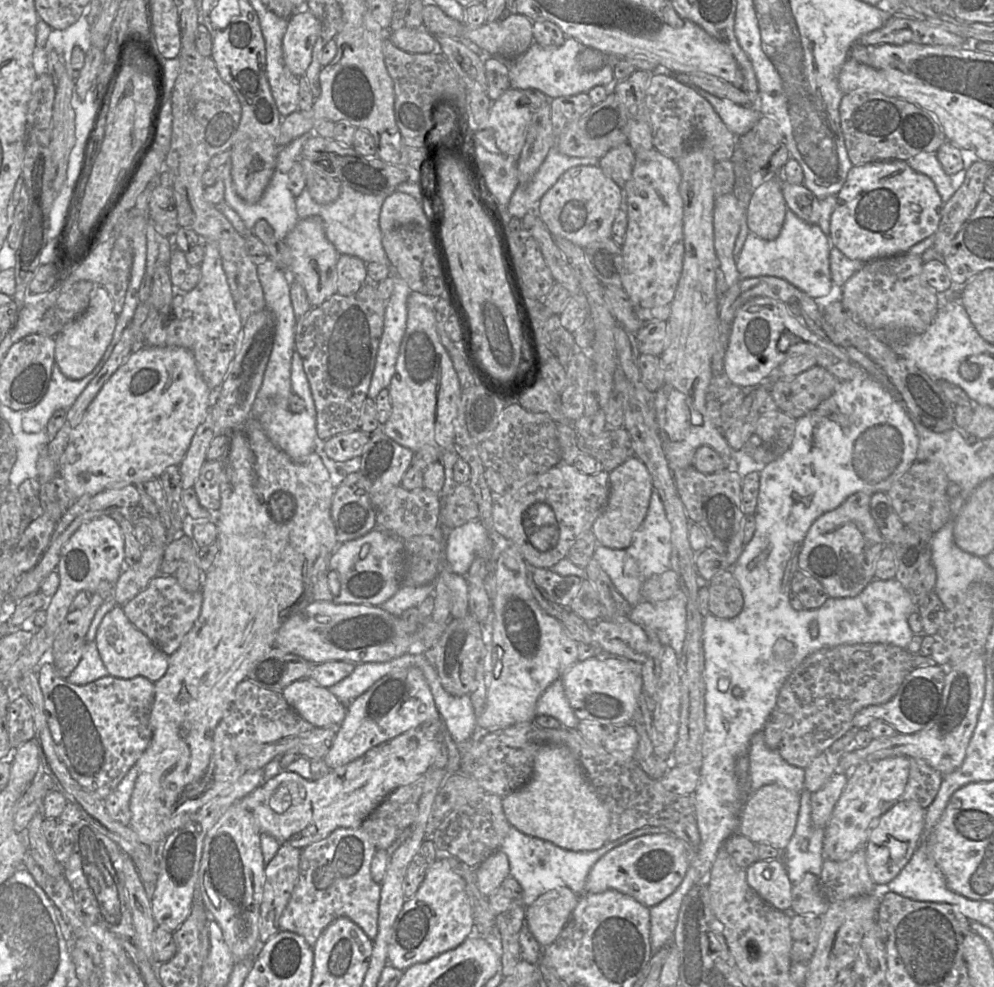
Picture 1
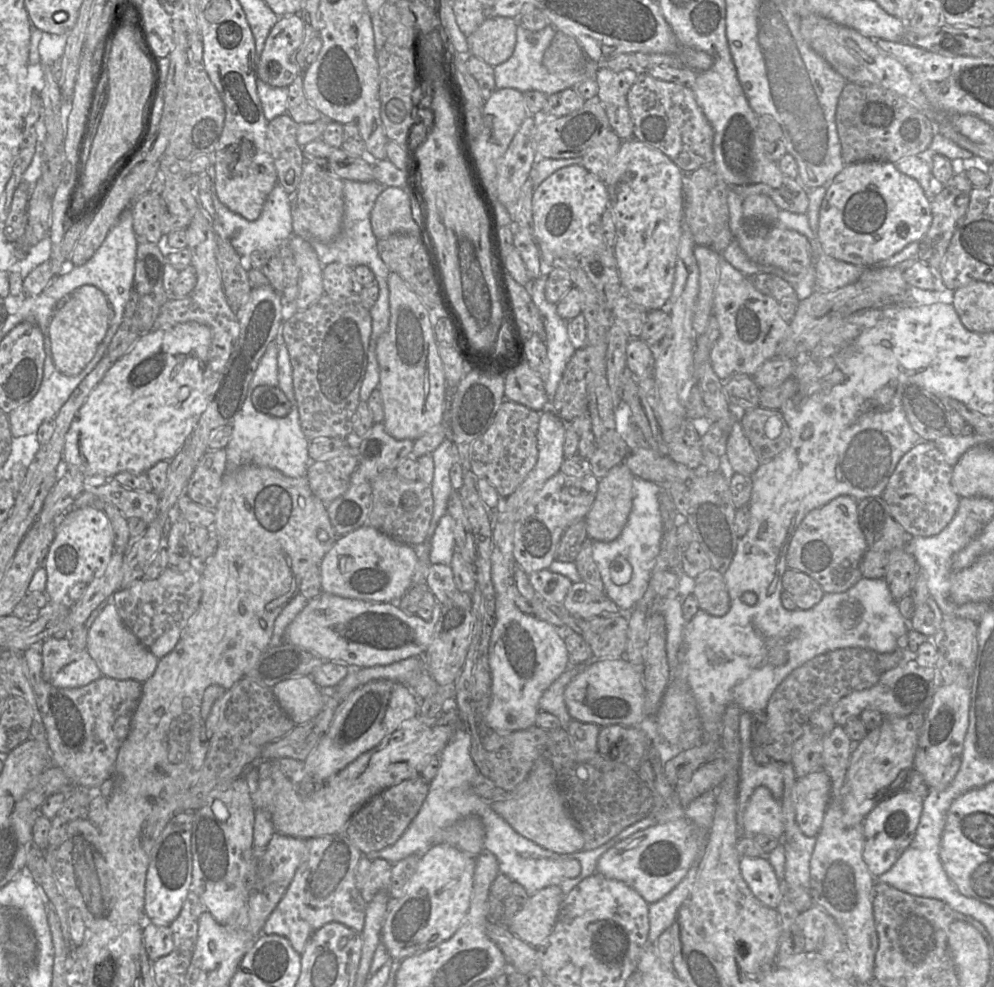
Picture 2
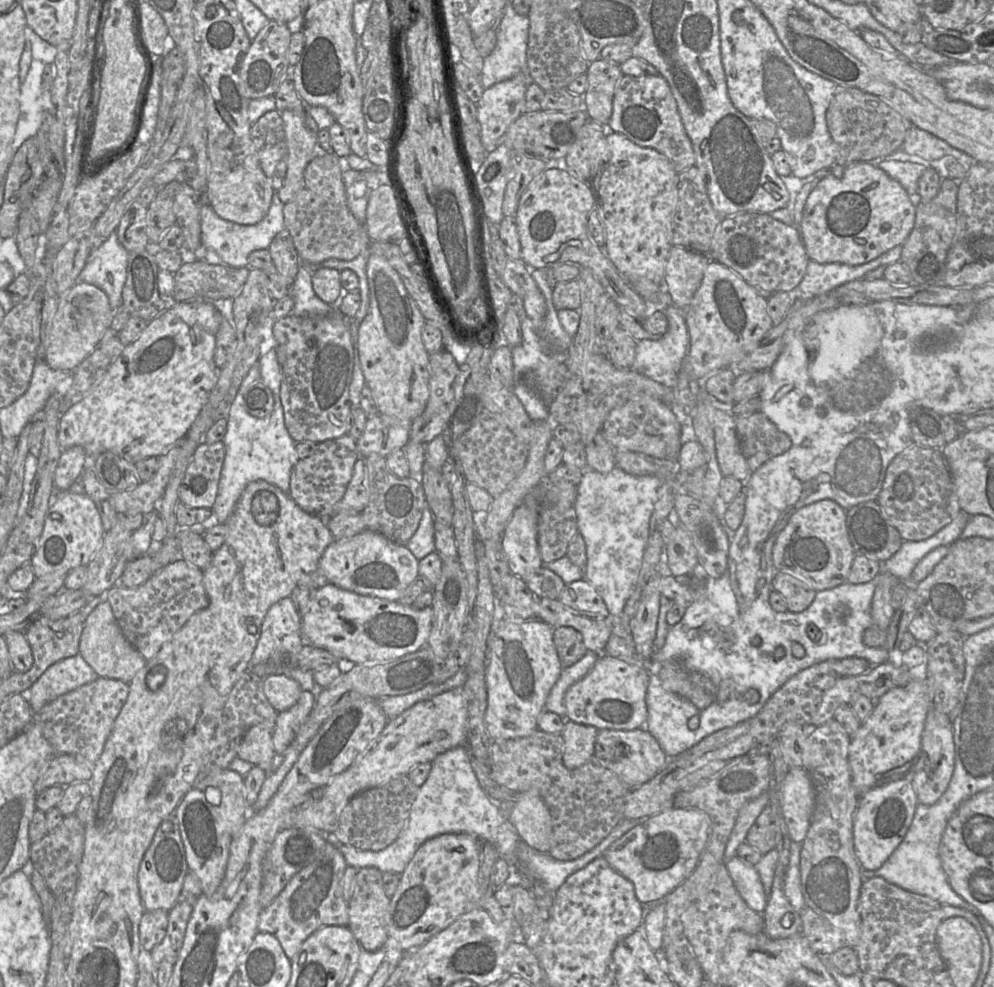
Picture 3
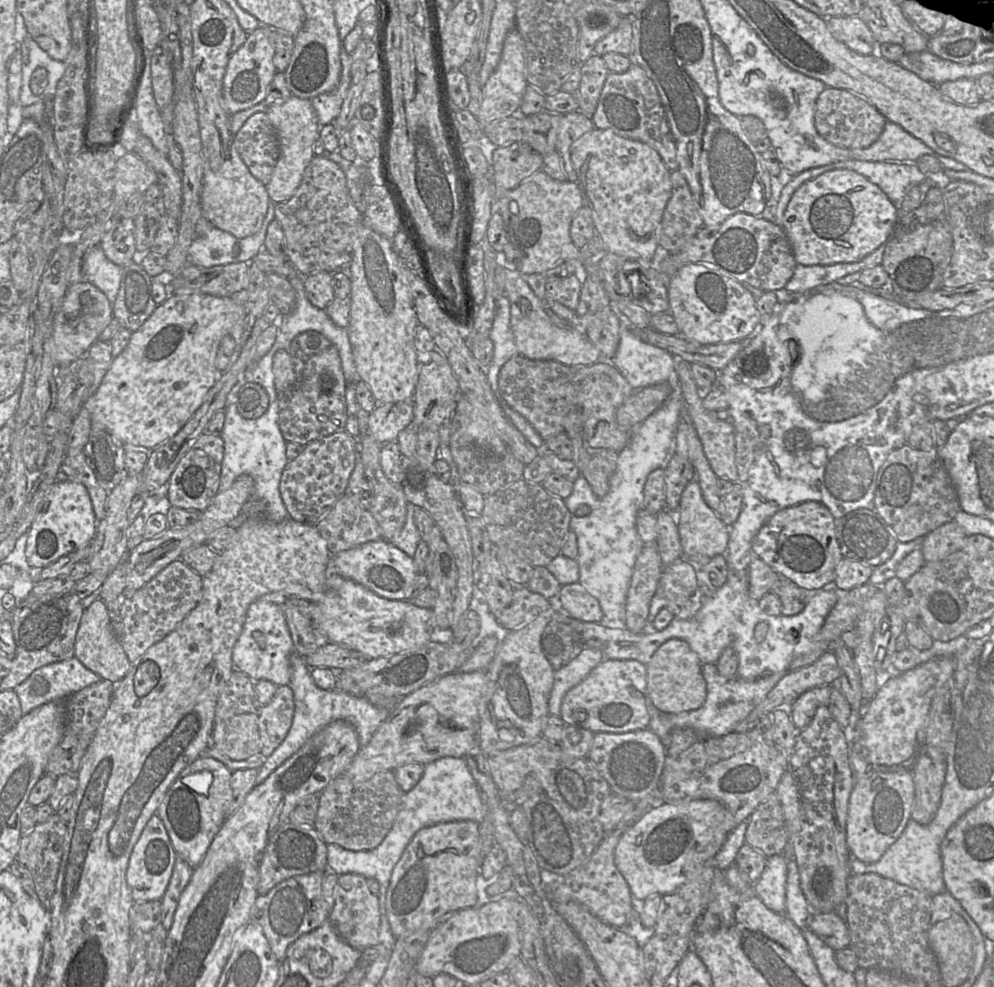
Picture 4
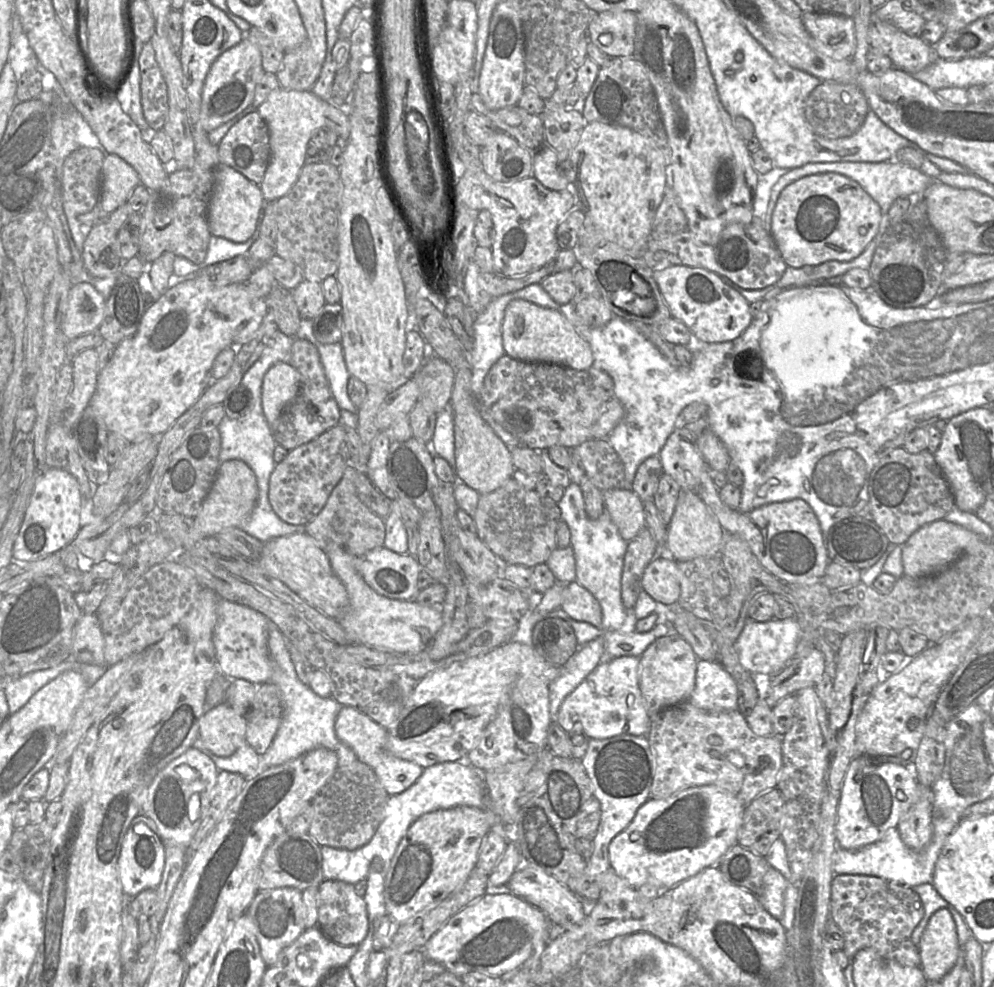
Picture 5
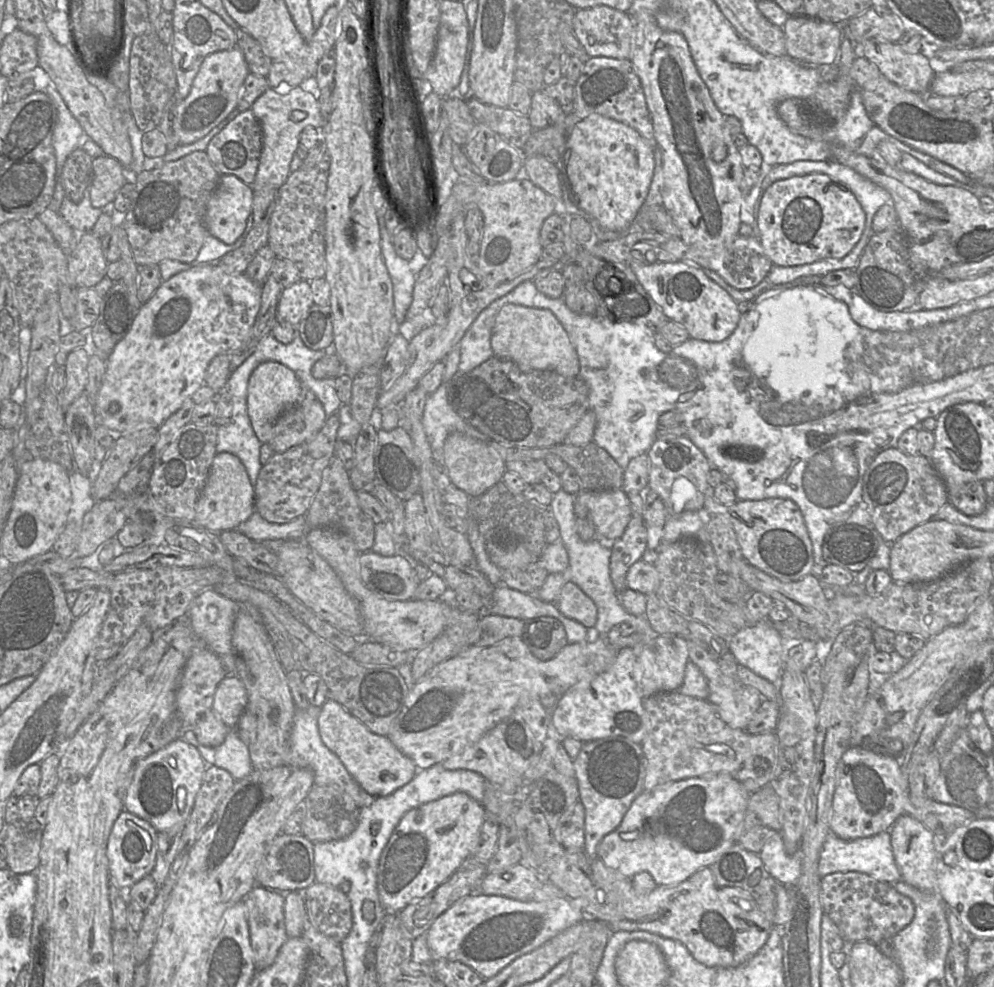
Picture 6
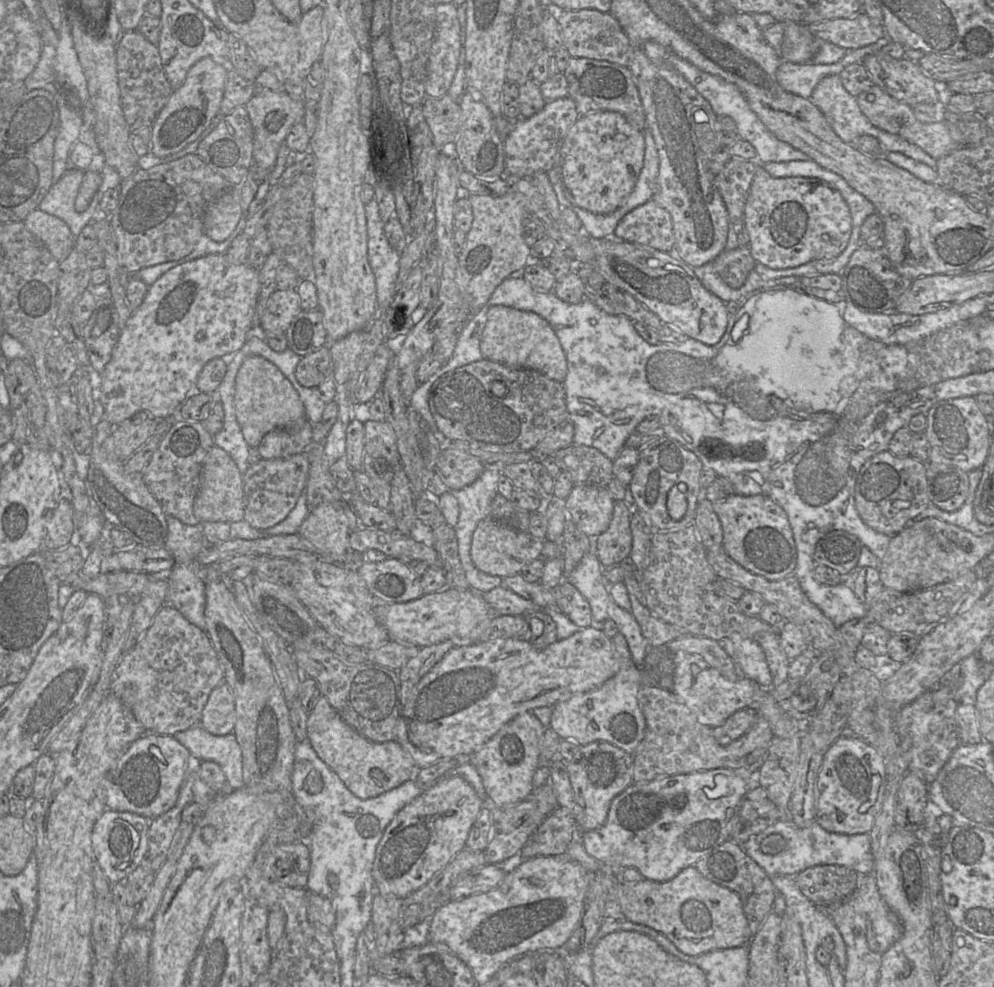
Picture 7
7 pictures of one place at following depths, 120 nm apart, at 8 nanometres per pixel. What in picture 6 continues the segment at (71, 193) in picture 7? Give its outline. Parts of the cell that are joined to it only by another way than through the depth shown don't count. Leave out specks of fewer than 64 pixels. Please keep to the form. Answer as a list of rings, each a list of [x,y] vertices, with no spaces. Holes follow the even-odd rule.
[[[88,192],[79,203],[65,197],[58,209],[58,213],[73,230],[79,232],[90,232],[102,212],[91,204]]]

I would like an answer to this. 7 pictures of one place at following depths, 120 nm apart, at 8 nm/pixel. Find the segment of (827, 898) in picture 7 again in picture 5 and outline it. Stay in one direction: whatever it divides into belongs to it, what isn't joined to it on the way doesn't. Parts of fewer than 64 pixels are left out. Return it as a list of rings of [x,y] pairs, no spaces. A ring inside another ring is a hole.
[[[835,875],[831,883],[830,916],[844,935],[844,951],[852,958],[864,948],[875,949],[882,957],[908,967],[921,967],[919,947],[912,942],[913,930],[920,923],[925,910],[920,896],[913,888],[875,876]]]

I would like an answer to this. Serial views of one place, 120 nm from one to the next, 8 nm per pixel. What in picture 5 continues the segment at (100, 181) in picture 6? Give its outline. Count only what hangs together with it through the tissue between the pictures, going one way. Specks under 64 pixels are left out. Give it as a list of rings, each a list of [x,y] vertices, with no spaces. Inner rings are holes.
[[[105,154],[102,164],[101,194],[97,206],[102,213],[111,214],[122,204],[136,186],[141,184],[138,173],[116,154]]]

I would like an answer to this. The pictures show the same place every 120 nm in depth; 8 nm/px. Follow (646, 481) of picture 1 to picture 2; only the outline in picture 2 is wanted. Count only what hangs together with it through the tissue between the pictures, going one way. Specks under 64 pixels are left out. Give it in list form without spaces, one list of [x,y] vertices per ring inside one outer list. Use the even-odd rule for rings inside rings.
[[[621,463],[611,468],[603,478],[599,479],[595,500],[585,519],[590,540],[611,542],[619,537],[632,509],[634,478],[630,469]]]

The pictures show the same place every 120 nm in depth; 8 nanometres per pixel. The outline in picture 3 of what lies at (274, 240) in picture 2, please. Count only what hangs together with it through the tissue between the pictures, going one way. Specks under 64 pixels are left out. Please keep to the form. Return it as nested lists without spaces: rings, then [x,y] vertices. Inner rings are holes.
[[[274,193],[266,216],[257,224],[241,225],[219,217],[208,203],[202,203],[201,223],[201,258],[209,264],[223,264],[232,268],[248,267],[248,255],[255,250],[268,249],[274,237],[285,229],[284,203]]]

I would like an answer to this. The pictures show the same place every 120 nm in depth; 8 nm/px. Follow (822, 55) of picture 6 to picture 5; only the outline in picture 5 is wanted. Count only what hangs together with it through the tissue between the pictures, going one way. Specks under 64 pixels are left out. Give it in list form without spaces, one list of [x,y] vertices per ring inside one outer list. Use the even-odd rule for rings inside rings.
[[[803,13],[803,25],[814,41],[814,49],[834,59],[851,58],[856,50],[854,21],[830,13]]]

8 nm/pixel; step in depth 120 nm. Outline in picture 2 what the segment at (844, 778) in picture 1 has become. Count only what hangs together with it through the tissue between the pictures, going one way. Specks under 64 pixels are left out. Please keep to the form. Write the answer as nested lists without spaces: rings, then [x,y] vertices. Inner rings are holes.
[[[823,770],[812,772],[796,780],[794,793],[796,823],[805,836],[816,837],[830,801],[830,777]]]

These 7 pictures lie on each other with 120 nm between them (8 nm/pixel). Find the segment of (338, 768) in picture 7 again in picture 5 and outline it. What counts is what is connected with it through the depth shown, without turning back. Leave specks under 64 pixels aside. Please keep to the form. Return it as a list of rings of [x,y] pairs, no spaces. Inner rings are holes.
[[[342,706],[336,717],[335,733],[342,743],[353,750],[361,762],[373,769],[381,785],[390,796],[400,794],[408,789],[423,773],[423,767],[415,762],[391,754],[386,748],[387,729],[353,707]]]

